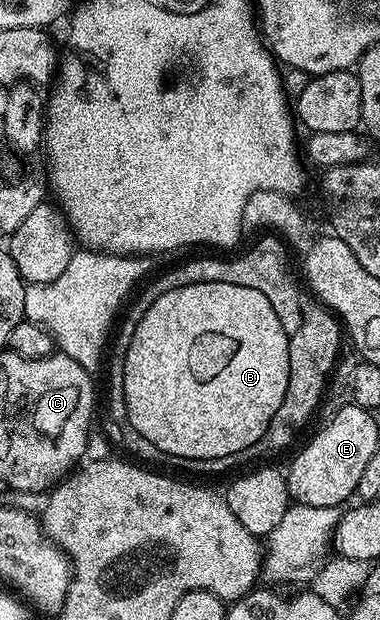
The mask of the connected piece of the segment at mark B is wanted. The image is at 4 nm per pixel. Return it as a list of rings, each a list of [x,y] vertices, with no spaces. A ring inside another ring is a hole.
[[[195,283],[162,293],[162,297],[158,297],[158,301],[154,301],[154,305],[146,313],[142,313],[142,321],[138,321],[134,329],[134,337],[130,337],[130,349],[126,349],[124,400],[128,410],[128,424],[138,433],[142,433],[142,437],[146,437],[150,445],[157,447],[161,456],[173,455],[177,461],[186,459],[203,461],[227,457],[246,449],[247,446],[254,445],[266,433],[271,418],[278,412],[279,405],[286,397],[290,374],[289,336],[282,321],[278,321],[278,313],[274,313],[274,305],[270,305],[270,301],[266,301],[266,293],[258,293],[258,289],[229,283]]]

